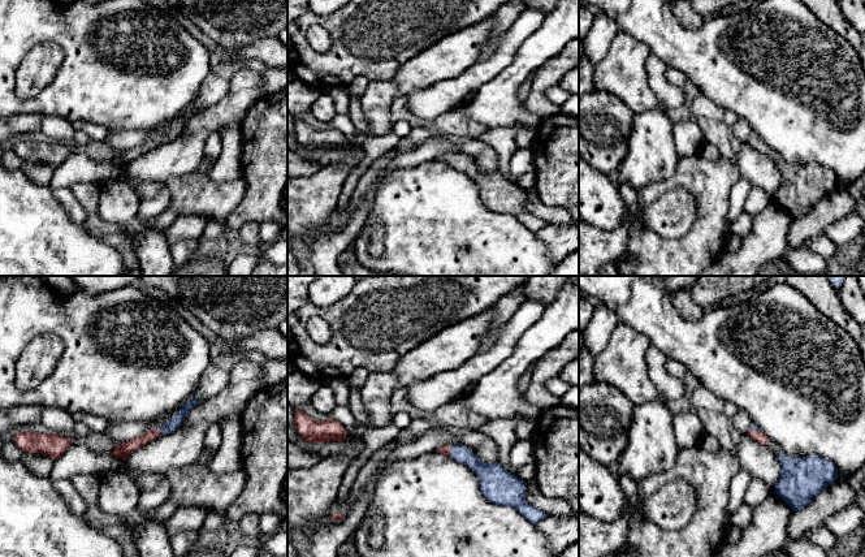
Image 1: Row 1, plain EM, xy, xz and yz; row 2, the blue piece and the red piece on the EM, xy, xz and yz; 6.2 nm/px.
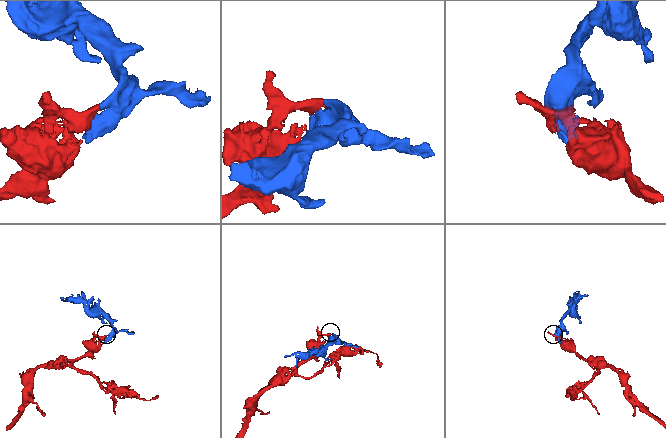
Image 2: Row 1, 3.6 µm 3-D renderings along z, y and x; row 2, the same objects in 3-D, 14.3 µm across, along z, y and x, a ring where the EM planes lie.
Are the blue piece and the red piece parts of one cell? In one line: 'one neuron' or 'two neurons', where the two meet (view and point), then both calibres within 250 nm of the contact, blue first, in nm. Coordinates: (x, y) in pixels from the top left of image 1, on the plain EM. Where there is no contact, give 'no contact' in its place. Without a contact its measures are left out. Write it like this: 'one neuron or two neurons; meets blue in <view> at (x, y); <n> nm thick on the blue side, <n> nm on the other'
one neuron; meets blue in xz at (452, 159); 120 nm thick on the blue side, 60 nm on the other

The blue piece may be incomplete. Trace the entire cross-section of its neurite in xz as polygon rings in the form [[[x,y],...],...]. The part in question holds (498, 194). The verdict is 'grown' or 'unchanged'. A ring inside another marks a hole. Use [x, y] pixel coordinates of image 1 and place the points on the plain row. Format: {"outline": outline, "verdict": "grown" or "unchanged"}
{"outline": [[[460,152],[445,154],[436,160],[467,173],[477,183],[480,199],[489,211],[514,216],[533,233],[546,224],[526,210],[527,191],[505,178],[498,170],[483,172],[470,156]]], "verdict": "grown"}

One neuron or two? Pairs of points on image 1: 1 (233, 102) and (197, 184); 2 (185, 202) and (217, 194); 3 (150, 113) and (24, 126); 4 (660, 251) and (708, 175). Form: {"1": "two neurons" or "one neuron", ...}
{"1": "two neurons", "2": "one neuron", "3": "two neurons", "4": "one neuron"}

